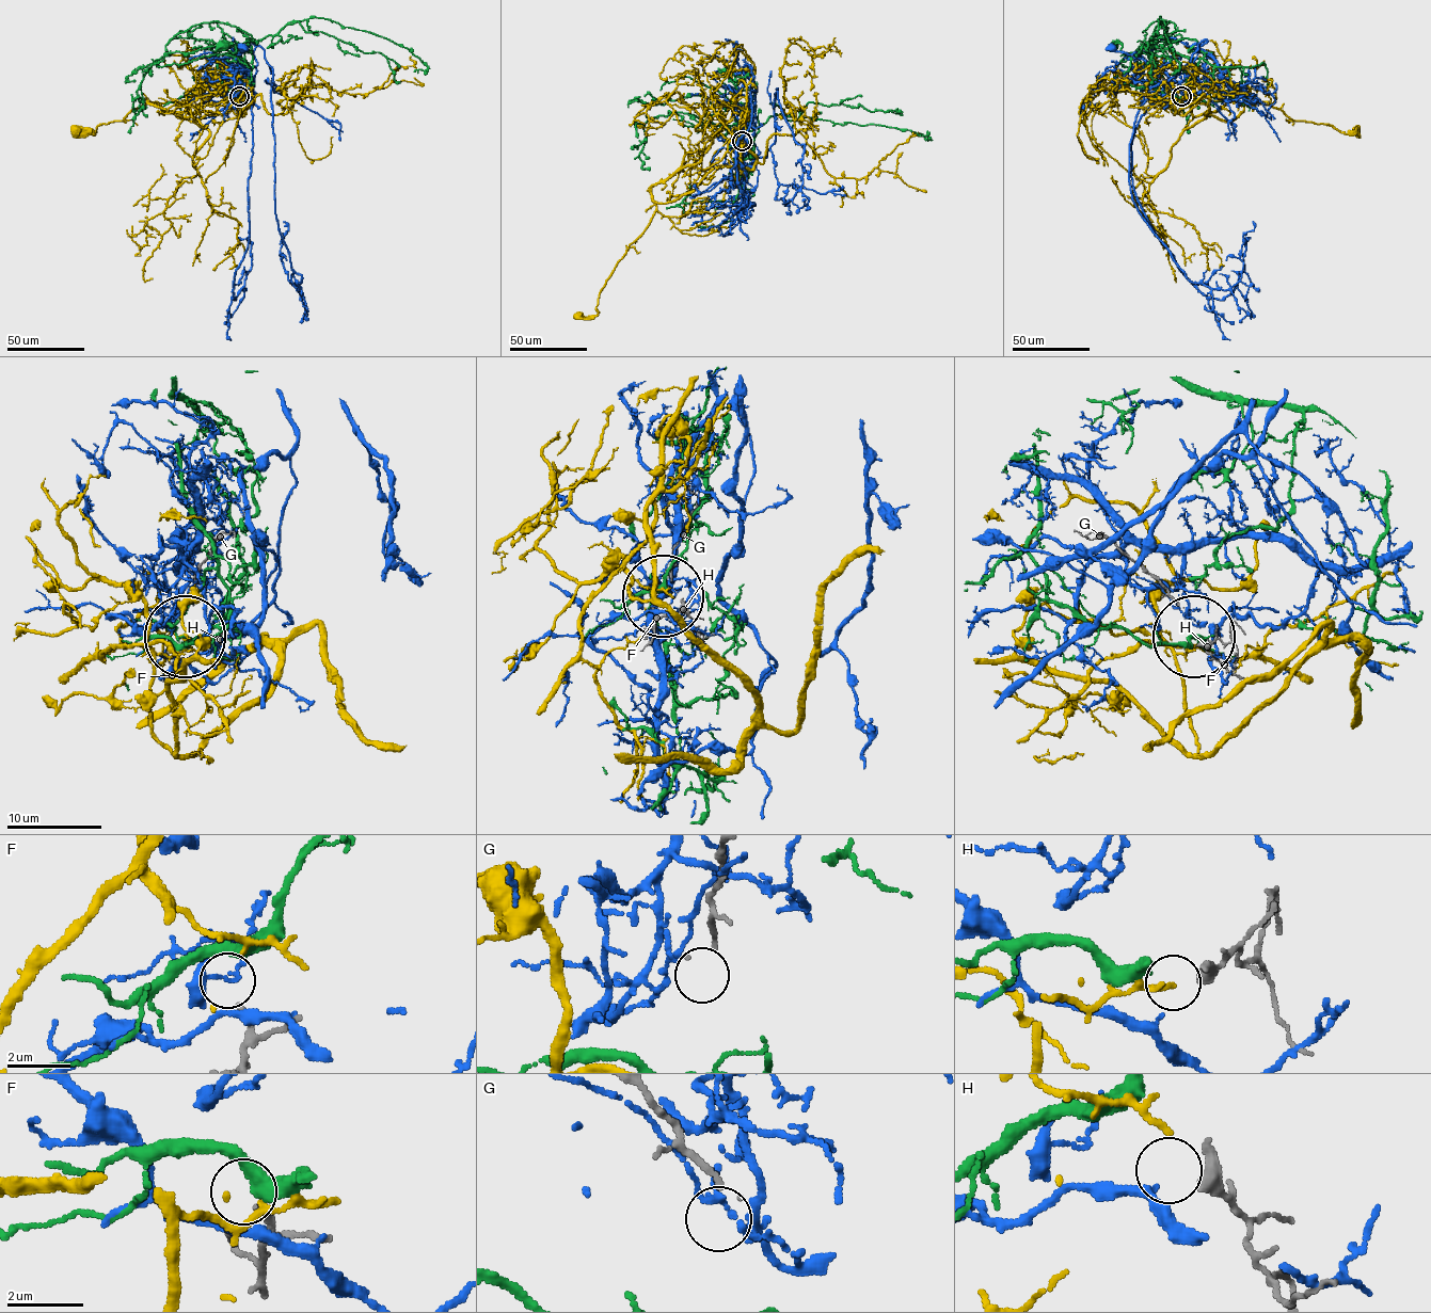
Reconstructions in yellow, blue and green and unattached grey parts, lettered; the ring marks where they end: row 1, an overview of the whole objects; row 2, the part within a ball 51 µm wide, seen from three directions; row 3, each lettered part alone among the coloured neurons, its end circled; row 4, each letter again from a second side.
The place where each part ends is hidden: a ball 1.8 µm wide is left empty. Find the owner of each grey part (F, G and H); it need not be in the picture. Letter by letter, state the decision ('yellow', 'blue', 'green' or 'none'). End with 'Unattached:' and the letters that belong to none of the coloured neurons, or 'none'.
F: green
G: none
H: yellow
Unattached: G

